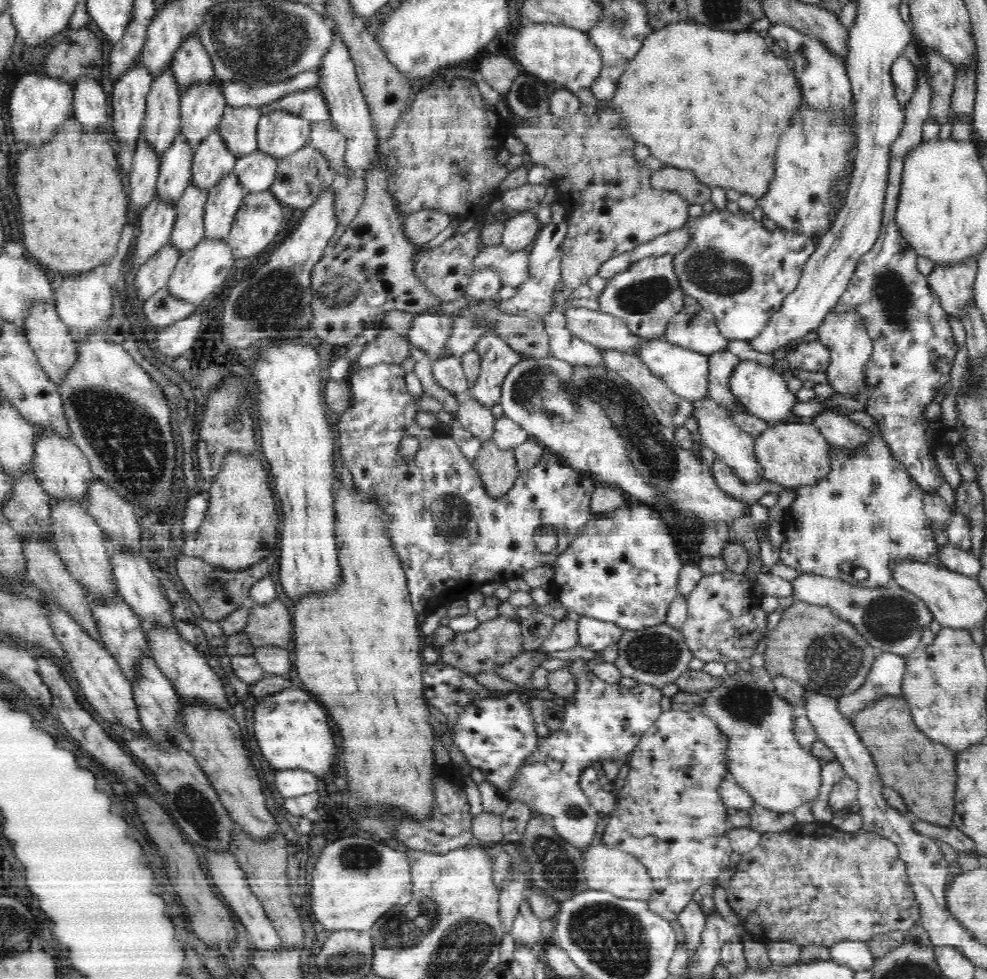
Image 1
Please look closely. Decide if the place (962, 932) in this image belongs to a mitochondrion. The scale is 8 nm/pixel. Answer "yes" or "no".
no

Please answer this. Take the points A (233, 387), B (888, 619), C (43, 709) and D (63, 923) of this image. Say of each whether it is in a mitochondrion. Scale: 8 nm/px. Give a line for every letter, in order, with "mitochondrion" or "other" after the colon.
A: mitochondrion
B: mitochondrion
C: other
D: other

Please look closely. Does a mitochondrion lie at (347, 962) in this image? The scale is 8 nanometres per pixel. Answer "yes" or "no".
yes

